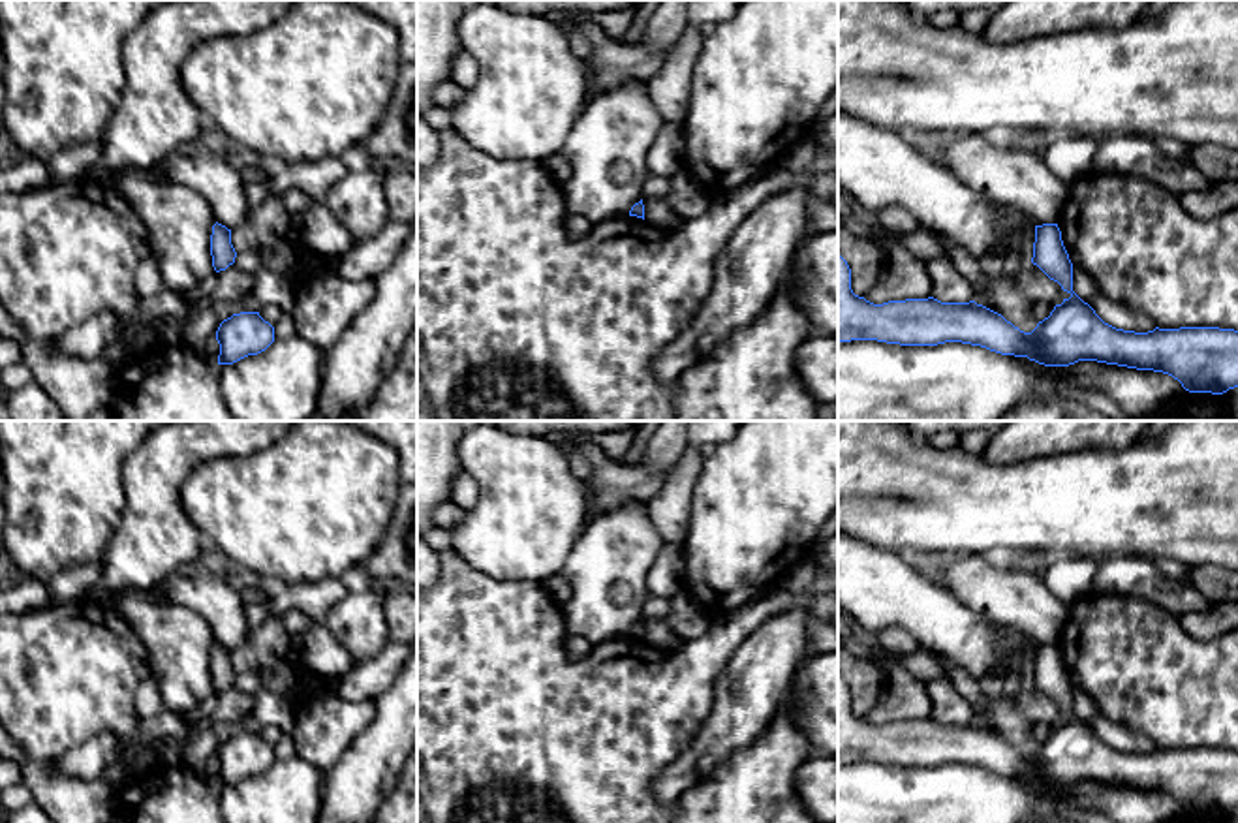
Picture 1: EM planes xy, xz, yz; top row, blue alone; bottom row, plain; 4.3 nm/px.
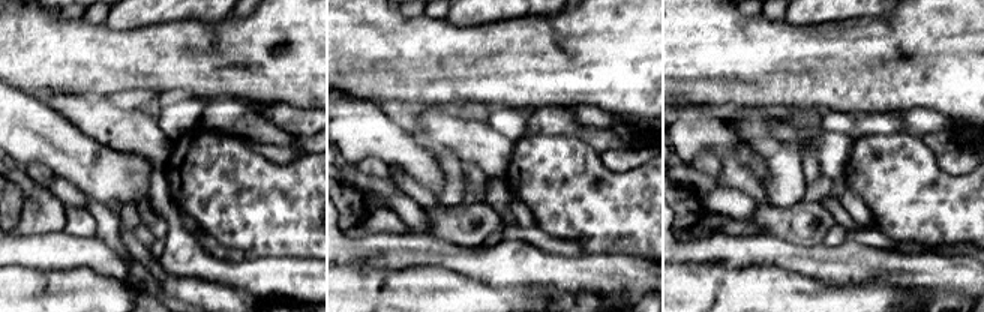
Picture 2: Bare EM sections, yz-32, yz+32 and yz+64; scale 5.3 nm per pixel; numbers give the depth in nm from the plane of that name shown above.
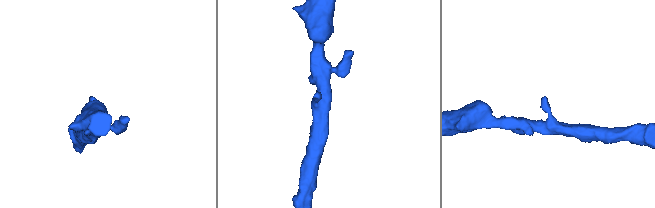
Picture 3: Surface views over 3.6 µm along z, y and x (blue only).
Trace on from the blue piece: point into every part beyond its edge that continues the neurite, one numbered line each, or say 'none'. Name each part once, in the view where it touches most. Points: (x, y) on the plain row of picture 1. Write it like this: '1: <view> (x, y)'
none

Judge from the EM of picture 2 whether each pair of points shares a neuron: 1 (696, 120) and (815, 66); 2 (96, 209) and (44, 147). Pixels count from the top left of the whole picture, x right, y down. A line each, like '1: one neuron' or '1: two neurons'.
1: two neurons
2: two neurons

